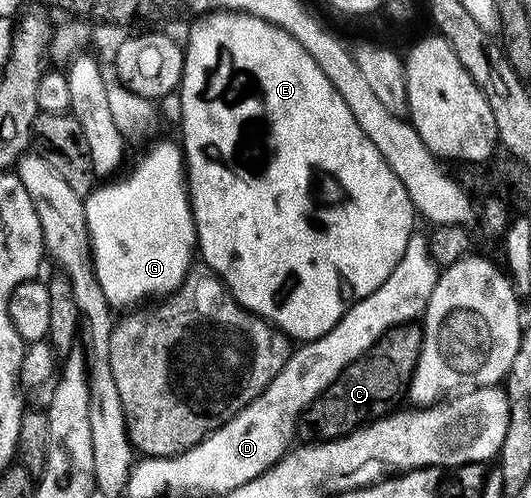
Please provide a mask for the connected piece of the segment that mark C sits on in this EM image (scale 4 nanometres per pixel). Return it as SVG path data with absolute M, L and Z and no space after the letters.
M415 323L398 325L381 335L374 347L368 349L366 357L349 363L349 367L341 371L339 378L312 403L311 408L303 412L297 426L298 436L307 443L320 439L333 441L352 433L360 425L384 416L392 408L391 400L410 386L422 342L422 328Z

